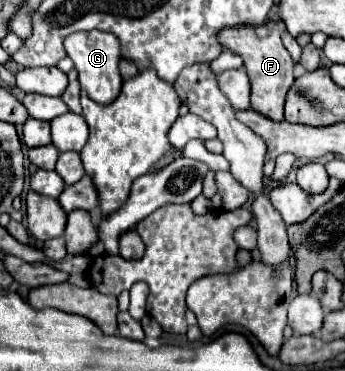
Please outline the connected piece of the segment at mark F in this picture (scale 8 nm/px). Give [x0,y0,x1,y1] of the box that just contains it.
[217,21,295,121]

